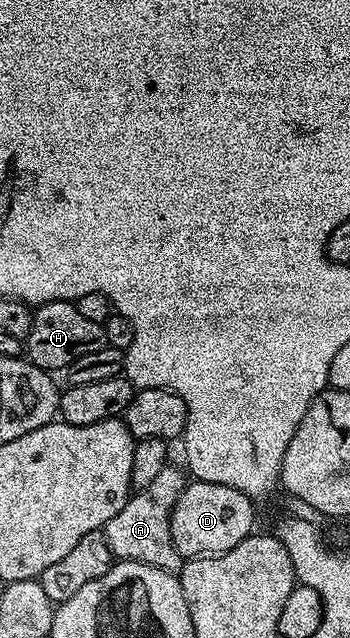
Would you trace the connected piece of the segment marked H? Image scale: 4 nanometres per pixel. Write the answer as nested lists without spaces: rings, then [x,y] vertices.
[[[43,302],[34,310],[32,332],[24,339],[24,354],[35,366],[47,372],[65,371],[80,356],[97,352],[106,344],[106,328],[88,320],[74,302]]]

